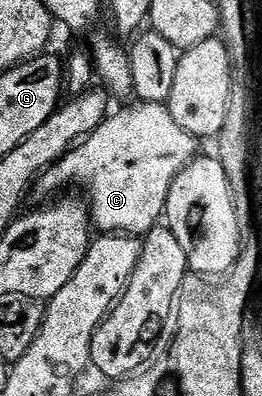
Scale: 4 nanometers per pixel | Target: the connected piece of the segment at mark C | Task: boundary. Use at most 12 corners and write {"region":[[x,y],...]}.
{"region":[[167,104],[113,112],[34,193],[88,185],[91,224],[147,235],[198,138]]}

